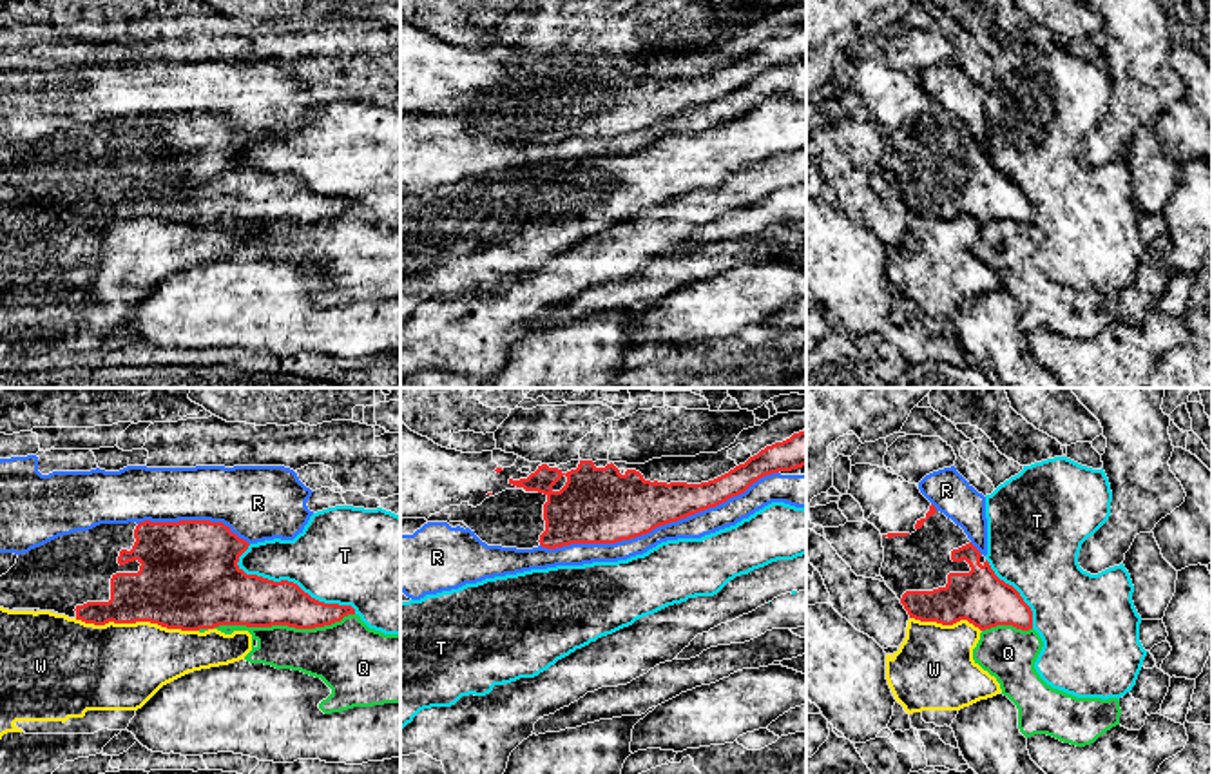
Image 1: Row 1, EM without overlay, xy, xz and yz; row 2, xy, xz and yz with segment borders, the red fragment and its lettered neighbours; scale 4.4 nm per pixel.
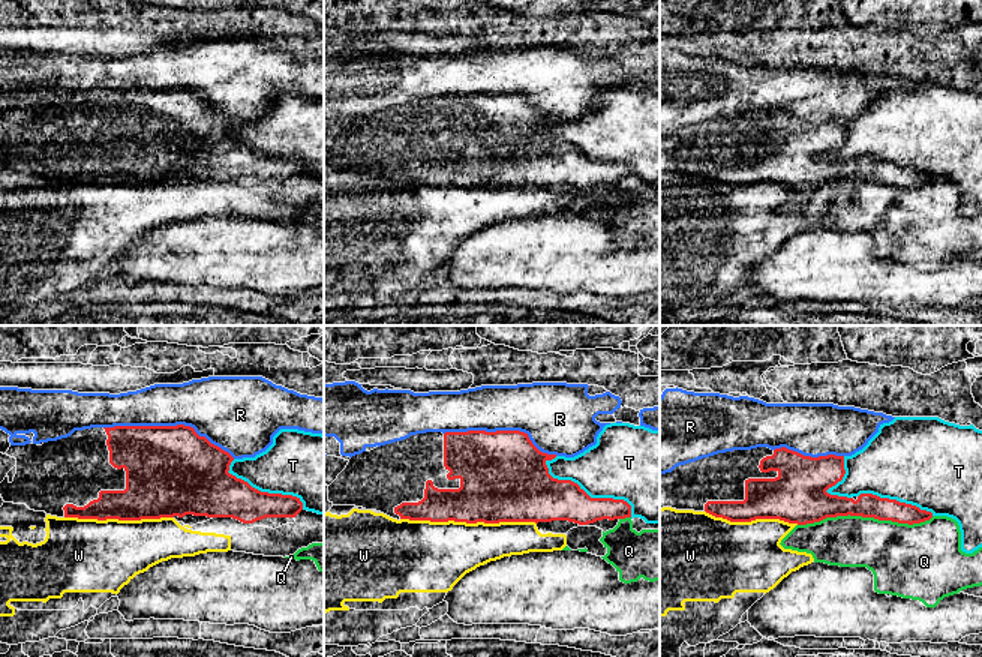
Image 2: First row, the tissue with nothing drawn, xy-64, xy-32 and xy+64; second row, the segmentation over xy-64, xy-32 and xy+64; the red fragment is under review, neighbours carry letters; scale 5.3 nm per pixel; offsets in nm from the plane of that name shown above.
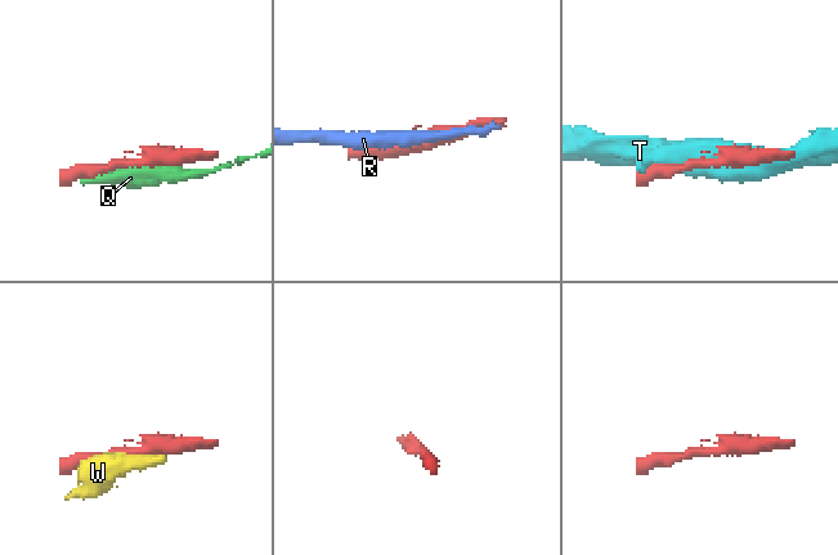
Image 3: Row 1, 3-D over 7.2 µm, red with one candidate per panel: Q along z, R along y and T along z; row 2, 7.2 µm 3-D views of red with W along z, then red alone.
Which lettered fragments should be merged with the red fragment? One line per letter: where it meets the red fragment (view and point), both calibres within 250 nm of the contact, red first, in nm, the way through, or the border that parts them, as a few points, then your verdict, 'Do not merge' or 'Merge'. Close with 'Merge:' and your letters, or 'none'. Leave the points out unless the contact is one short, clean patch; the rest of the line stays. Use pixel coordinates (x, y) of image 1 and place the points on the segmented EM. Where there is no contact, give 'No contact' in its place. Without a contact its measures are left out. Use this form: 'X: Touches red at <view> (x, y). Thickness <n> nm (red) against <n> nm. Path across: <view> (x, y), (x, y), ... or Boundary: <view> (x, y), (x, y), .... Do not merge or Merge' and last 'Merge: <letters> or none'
Q: Touches red at xy (283, 624). Thickness 240 nm (red) against 240 nm. Do not merge
R: Touches red at xz (658, 526). Thickness 320 nm (red) against 110 nm. Do not merge
T: Touches red at xy (292, 582). Thickness 240 nm (red) against 420 nm. Do not merge
W: Touches red at xy (136, 620). Thickness 380 nm (red) against 380 nm. Do not merge
Merge: none

